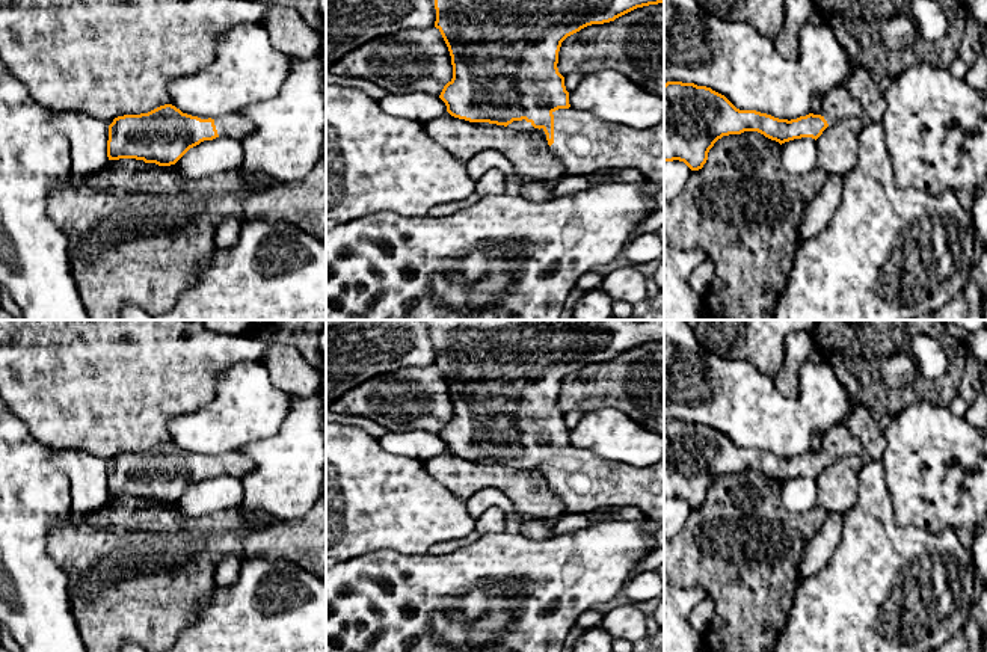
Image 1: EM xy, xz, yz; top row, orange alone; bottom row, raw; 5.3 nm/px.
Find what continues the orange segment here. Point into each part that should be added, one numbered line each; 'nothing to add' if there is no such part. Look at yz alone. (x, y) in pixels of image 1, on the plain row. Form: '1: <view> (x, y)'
1: yz (838, 442)

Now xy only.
1: xy (233, 464)

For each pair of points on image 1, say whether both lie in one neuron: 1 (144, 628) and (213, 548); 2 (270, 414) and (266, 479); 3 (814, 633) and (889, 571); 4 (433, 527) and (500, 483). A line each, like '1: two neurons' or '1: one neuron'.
1: one neuron
2: two neurons
3: one neuron
4: two neurons

